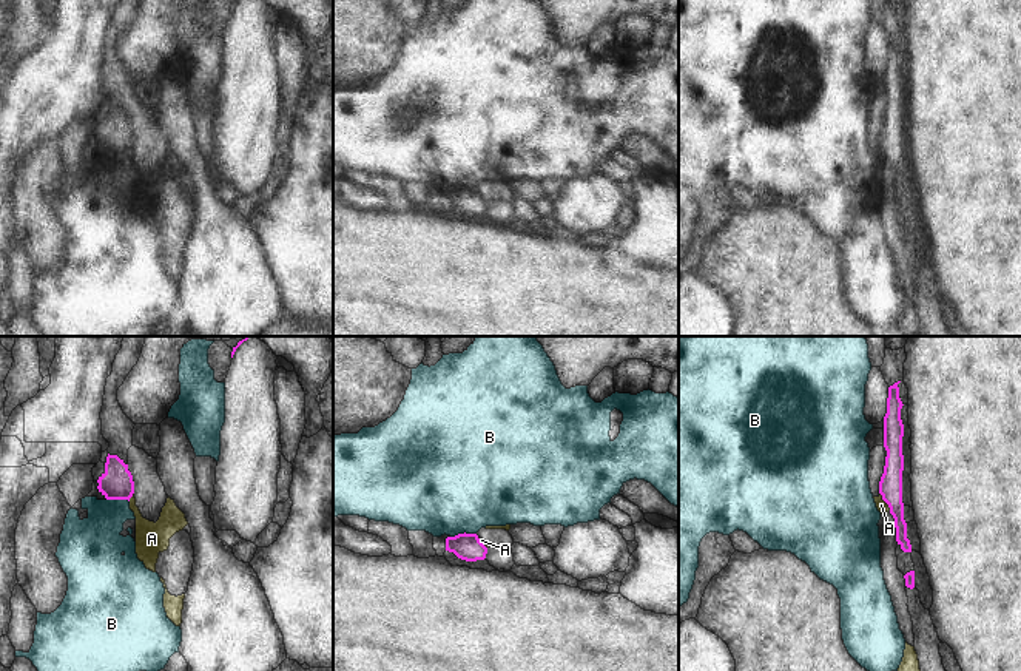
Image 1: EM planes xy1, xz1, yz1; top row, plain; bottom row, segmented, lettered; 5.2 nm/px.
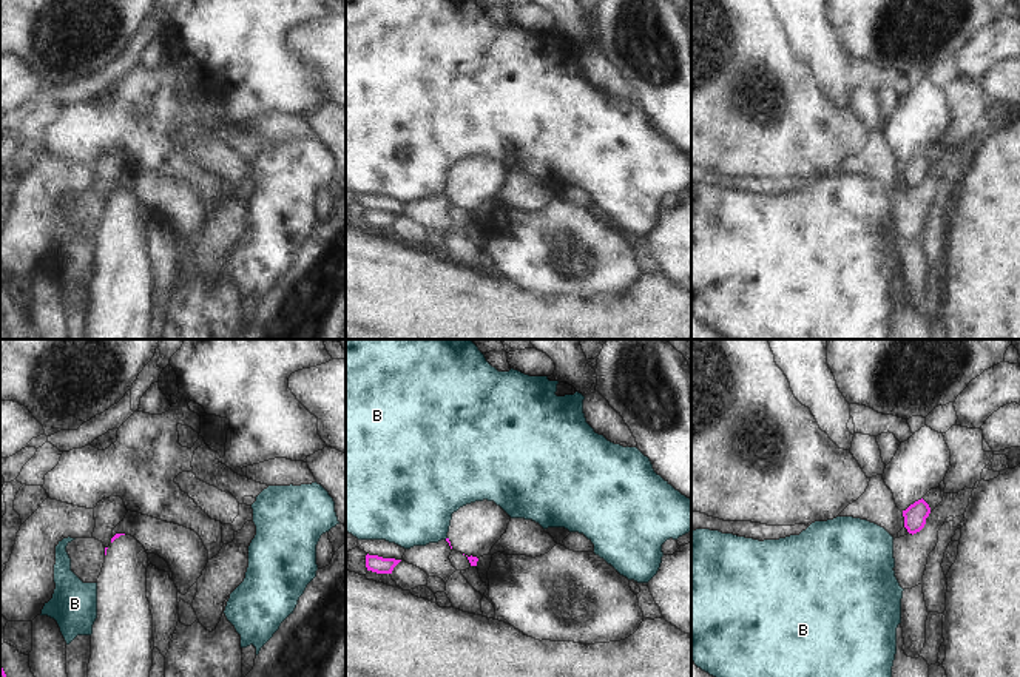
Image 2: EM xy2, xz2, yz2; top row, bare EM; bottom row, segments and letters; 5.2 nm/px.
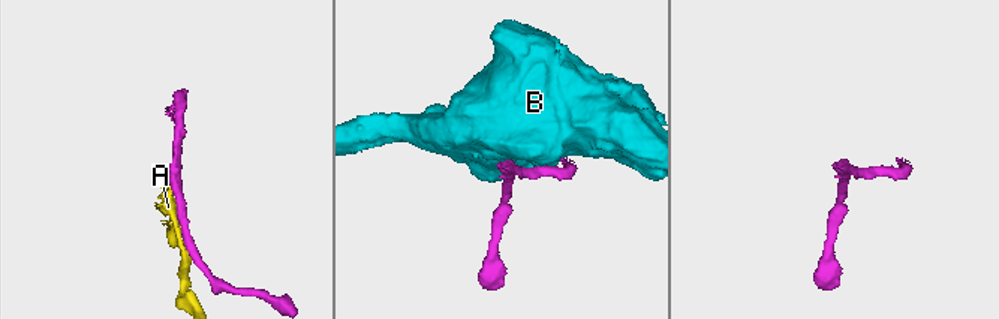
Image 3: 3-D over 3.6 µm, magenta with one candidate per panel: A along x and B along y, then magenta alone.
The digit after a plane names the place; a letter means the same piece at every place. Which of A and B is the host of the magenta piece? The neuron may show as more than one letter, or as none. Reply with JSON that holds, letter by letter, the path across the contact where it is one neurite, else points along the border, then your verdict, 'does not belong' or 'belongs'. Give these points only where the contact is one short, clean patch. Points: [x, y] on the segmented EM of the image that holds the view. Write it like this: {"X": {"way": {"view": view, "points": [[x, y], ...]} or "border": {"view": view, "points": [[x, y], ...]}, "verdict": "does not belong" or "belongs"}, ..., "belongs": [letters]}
{"A": {"border": {"view": "yz1", "points": [[879, 492], [890, 509]]}, "verdict": "does not belong"}, "B": {"border": {"view": "xz1", "points": [[475, 532], [458, 532], [451, 537]]}, "verdict": "does not belong"}, "belongs": []}

